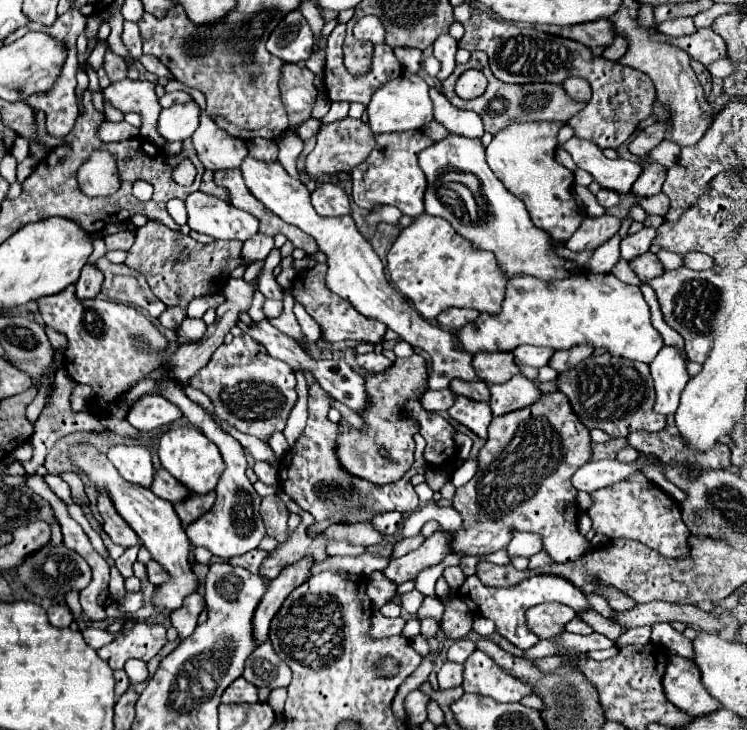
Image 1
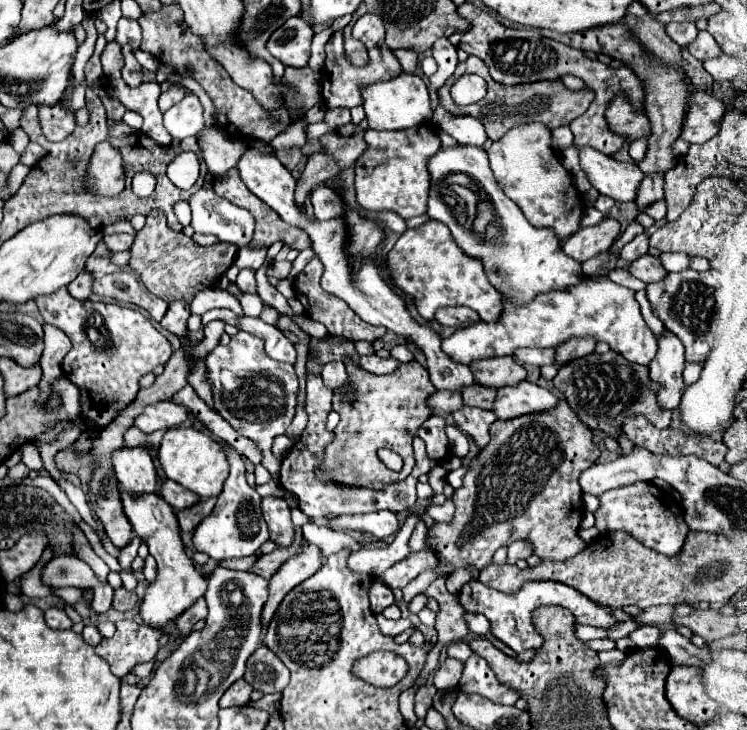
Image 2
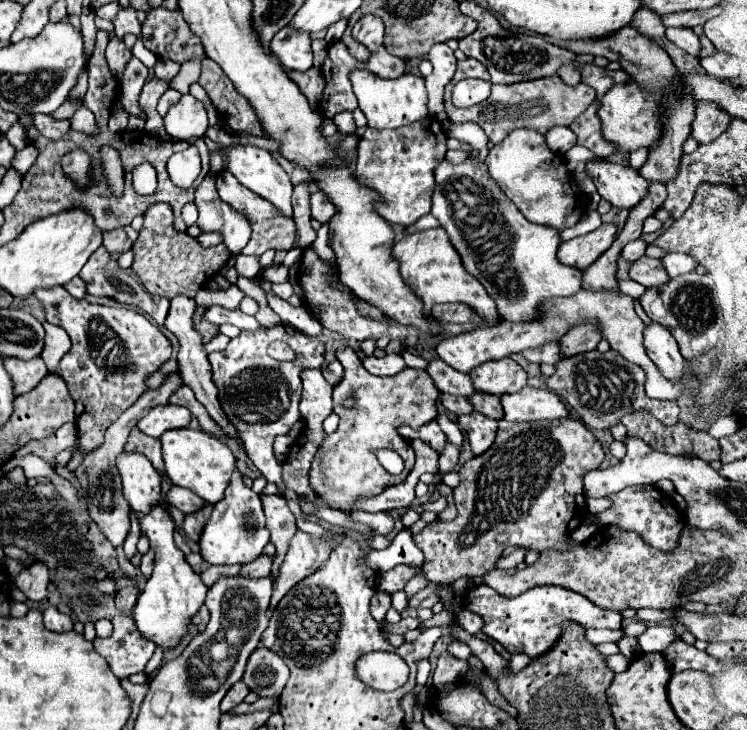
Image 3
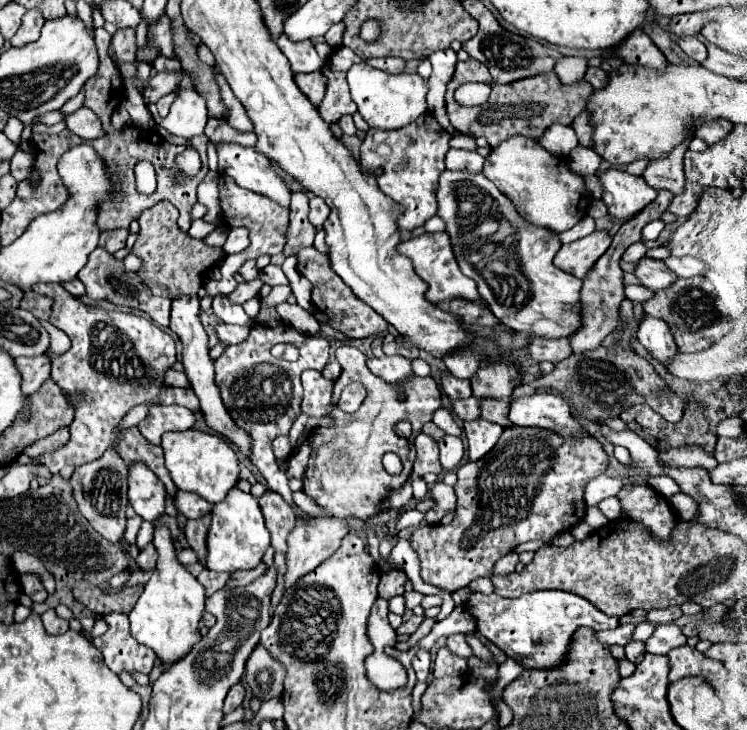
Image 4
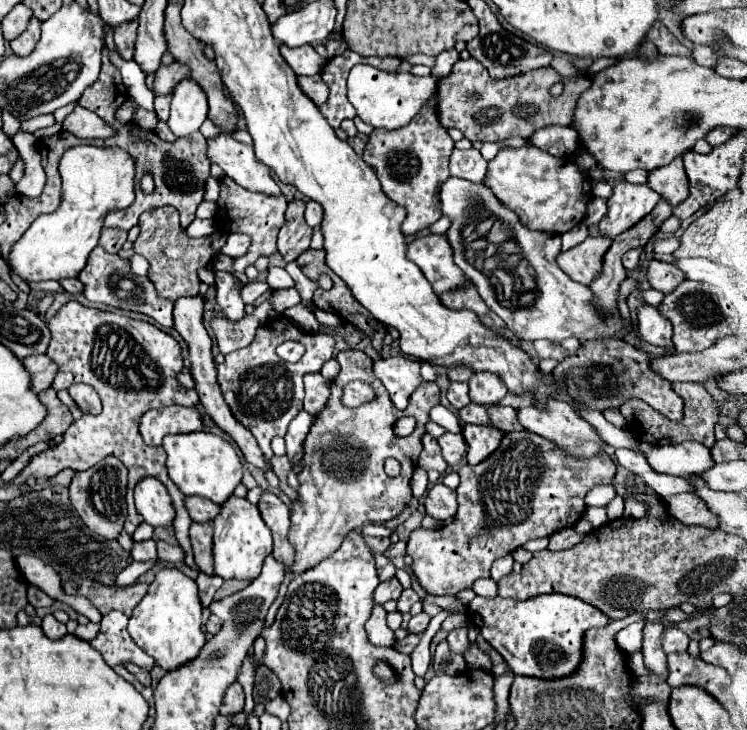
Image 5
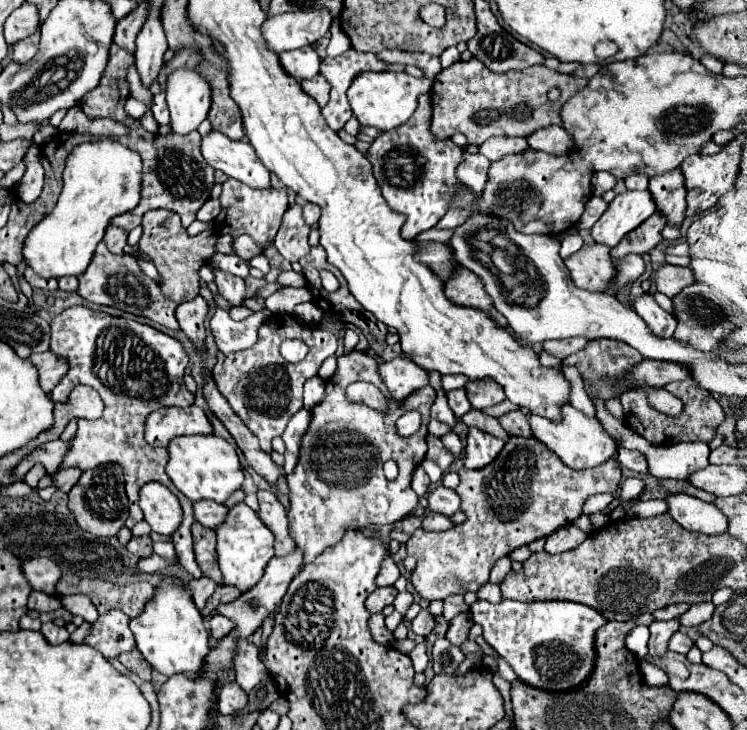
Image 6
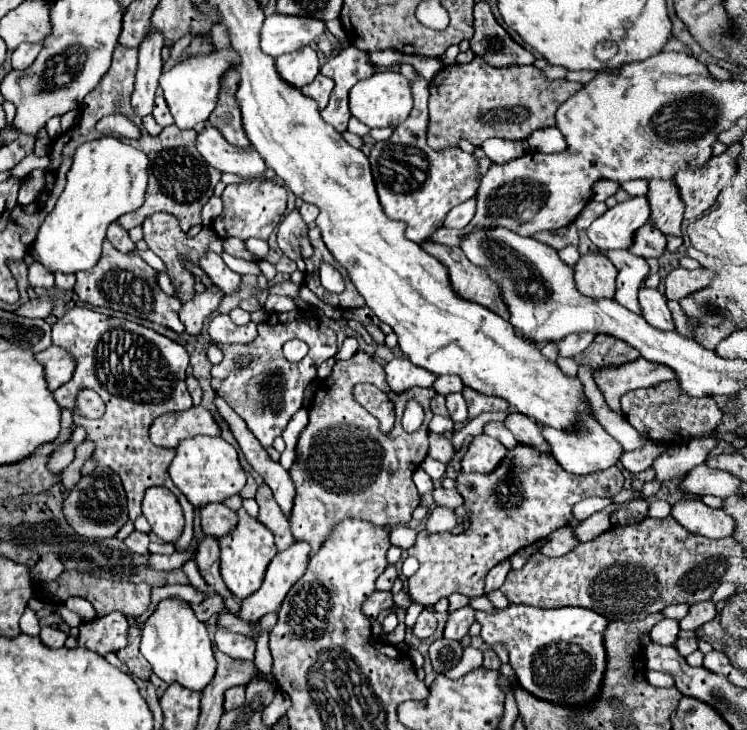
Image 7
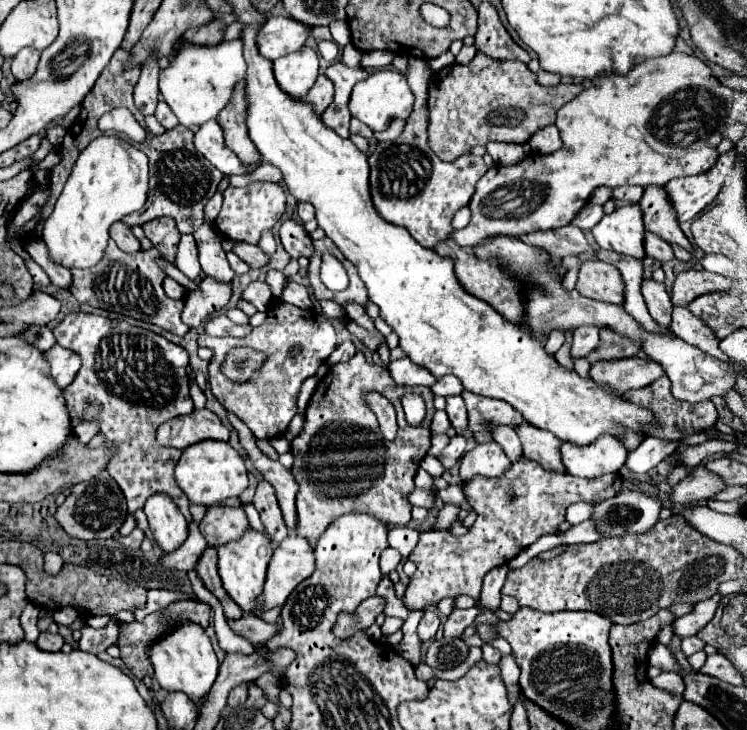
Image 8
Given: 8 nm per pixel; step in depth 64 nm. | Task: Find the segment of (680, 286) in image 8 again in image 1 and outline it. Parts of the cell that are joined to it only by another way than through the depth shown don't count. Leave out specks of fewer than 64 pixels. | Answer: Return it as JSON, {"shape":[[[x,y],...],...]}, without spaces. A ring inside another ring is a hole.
{"shape":[[[646,252],[646,254],[638,256],[638,258],[634,258],[634,260],[630,262],[630,268],[634,270],[634,274],[636,274],[642,282],[648,282],[648,280],[652,280],[652,278],[658,278],[658,276],[662,274],[662,270],[664,270],[664,266],[660,264],[658,256],[652,254],[652,252]]]}

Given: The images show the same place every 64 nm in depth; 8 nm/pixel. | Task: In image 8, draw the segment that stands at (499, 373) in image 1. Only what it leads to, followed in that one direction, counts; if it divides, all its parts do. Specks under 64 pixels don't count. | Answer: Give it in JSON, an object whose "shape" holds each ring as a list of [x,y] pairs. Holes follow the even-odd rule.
{"shape":[[[462,392],[468,420],[470,420],[470,432],[476,442],[490,442],[492,430],[496,426],[510,426],[516,428],[522,424],[522,416],[506,402],[502,400],[490,400],[486,396],[478,396],[472,392]]]}

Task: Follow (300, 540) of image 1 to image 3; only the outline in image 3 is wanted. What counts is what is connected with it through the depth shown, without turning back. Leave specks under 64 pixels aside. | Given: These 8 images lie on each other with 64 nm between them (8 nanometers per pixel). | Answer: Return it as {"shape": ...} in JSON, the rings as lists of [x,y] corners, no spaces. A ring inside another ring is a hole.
{"shape":[[[260,556],[258,560],[250,562],[250,564],[244,564],[240,568],[240,576],[242,578],[262,578],[262,576],[270,576],[270,568],[272,568],[272,556]]]}

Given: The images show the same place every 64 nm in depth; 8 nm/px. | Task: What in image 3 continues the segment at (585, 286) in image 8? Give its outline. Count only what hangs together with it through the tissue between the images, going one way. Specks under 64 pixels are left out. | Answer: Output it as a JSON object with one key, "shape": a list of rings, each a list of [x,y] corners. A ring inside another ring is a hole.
{"shape":[[[602,224],[598,230],[590,234],[562,242],[558,250],[558,260],[566,266],[574,266],[584,272],[592,262],[598,260],[598,256],[602,256],[612,246],[614,238],[616,238],[616,226]]]}

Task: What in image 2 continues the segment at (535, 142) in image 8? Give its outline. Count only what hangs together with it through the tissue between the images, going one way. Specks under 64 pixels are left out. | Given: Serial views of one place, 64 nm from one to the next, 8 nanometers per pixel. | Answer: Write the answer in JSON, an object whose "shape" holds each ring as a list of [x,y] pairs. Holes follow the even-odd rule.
{"shape":[[[560,126],[552,130],[552,148],[554,150],[570,148],[570,128],[568,126]]]}

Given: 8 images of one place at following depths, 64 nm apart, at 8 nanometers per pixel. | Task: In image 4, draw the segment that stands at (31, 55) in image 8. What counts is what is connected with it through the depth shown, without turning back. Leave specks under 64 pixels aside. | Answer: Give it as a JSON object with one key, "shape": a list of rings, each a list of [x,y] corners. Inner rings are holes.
{"shape":[[[36,8],[34,10],[28,10],[26,16],[24,16],[24,20],[22,20],[22,26],[18,28],[18,32],[10,40],[10,44],[14,48],[18,48],[18,46],[26,46],[26,44],[38,40],[40,38],[42,24],[44,24],[44,18],[42,18],[40,10],[36,10]]]}

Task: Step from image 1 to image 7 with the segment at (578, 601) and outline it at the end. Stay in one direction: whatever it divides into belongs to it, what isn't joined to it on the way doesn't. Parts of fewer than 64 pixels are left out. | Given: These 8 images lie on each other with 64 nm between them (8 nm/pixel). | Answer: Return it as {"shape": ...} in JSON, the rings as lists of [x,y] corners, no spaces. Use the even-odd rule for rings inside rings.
{"shape":[[[512,604],[496,614],[476,612],[476,620],[482,624],[484,642],[502,642],[508,646],[510,664],[516,670],[518,684],[532,696],[568,708],[584,708],[590,700],[596,700],[606,670],[602,636],[608,620],[604,616],[586,608],[542,610]]]}

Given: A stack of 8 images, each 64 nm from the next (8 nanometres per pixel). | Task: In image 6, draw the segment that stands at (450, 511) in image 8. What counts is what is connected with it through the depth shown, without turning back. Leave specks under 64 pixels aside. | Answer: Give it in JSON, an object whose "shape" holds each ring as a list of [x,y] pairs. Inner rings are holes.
{"shape":[[[428,512],[422,520],[422,528],[424,530],[446,530],[454,526],[454,522],[450,520],[450,516],[444,516],[440,512]]]}

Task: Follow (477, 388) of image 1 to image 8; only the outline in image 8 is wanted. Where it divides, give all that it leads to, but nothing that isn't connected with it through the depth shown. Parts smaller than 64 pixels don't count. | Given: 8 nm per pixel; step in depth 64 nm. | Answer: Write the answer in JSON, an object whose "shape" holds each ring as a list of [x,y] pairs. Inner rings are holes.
{"shape":[[[520,424],[520,428],[516,428],[516,434],[522,440],[526,458],[538,462],[546,470],[566,472],[566,466],[562,464],[562,456],[560,456],[562,442],[554,434],[534,428],[532,424]]]}

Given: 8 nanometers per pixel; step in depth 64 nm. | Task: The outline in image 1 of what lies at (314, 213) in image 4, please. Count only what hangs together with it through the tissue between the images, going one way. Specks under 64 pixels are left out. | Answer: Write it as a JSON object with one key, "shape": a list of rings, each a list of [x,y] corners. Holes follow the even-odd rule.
{"shape":[[[320,184],[312,192],[312,206],[320,216],[344,216],[350,212],[346,192],[336,184]]]}

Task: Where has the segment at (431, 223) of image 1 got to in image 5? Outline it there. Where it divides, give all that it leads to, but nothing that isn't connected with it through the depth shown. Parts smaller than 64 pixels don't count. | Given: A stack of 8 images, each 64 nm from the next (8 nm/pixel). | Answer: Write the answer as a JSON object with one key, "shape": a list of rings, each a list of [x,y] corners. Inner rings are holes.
{"shape":[[[430,234],[426,238],[416,238],[412,244],[408,244],[408,258],[420,266],[424,276],[434,286],[436,294],[468,282],[452,260],[452,248],[446,236]]]}

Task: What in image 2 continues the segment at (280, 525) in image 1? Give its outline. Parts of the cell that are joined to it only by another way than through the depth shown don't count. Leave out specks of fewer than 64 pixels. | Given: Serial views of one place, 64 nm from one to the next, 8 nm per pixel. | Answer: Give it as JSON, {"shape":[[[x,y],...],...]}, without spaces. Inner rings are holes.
{"shape":[[[266,496],[262,498],[262,514],[270,530],[270,540],[280,548],[286,548],[294,540],[294,524],[290,520],[290,506],[284,498]]]}

